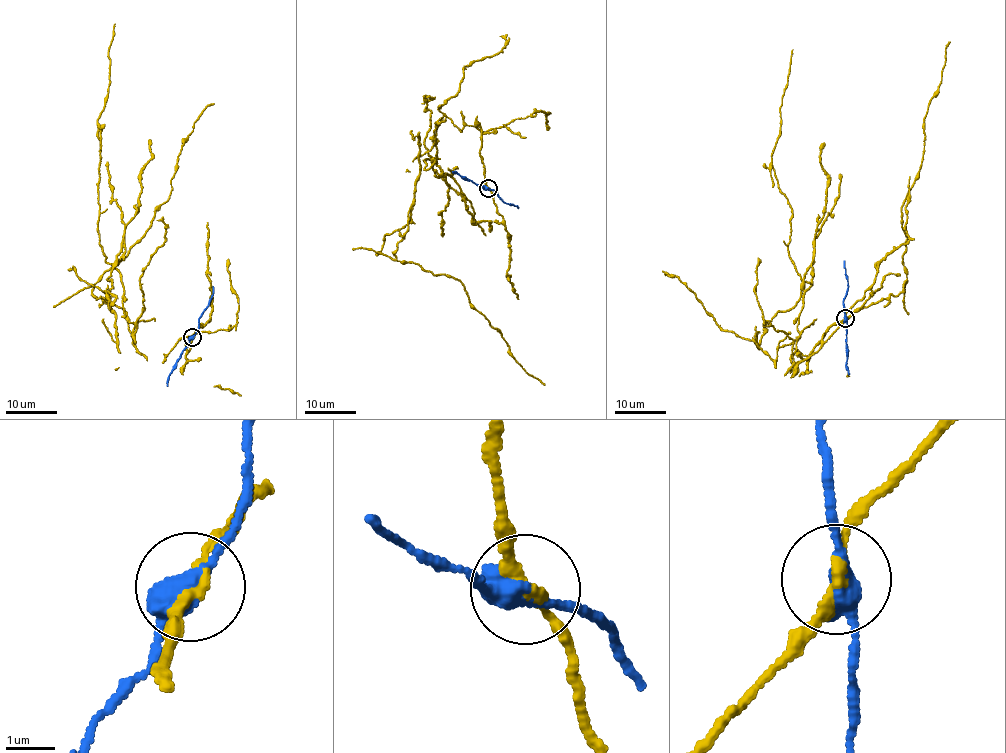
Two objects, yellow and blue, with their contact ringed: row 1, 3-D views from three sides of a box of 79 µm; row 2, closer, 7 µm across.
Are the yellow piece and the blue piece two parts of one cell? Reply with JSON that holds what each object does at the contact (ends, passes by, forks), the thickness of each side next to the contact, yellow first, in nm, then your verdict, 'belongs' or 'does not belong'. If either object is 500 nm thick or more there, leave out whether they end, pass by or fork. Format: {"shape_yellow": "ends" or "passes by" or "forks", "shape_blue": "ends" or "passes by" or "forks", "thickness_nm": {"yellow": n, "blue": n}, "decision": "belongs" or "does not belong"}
{"shape_yellow": "passes by", "shape_blue": "passes by", "thickness_nm": {"yellow": 220, "blue": 440}, "decision": "does not belong"}

